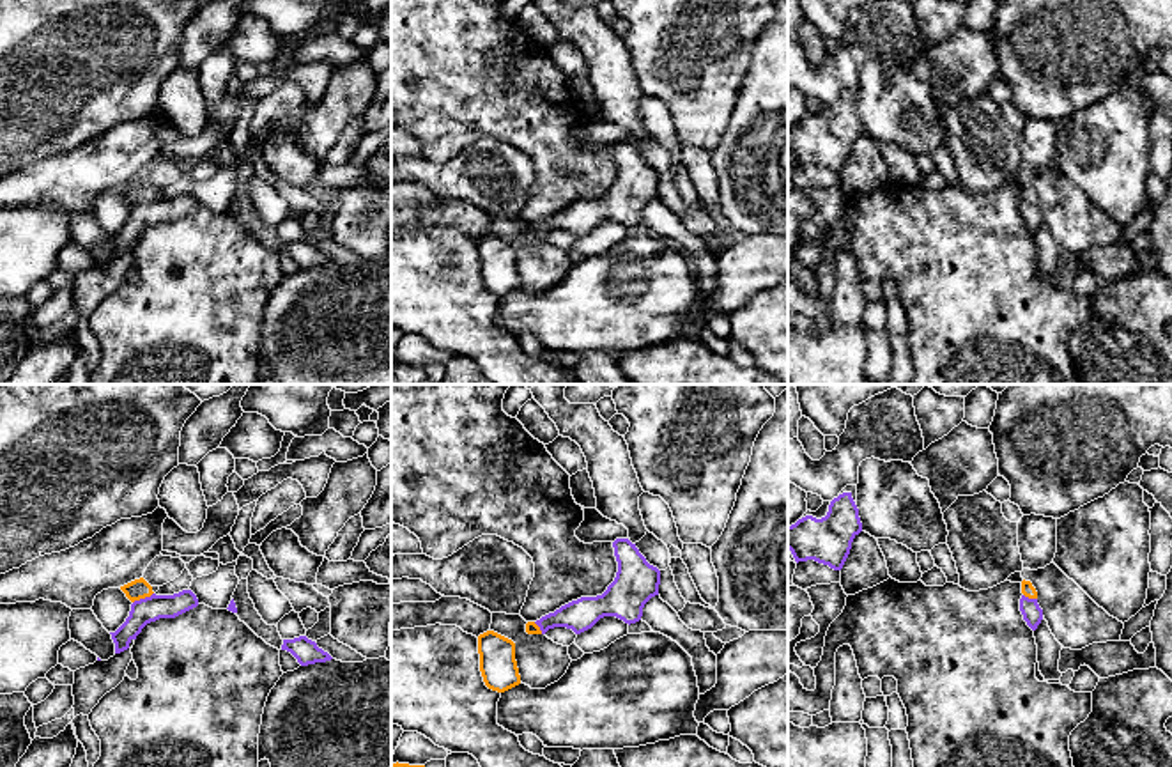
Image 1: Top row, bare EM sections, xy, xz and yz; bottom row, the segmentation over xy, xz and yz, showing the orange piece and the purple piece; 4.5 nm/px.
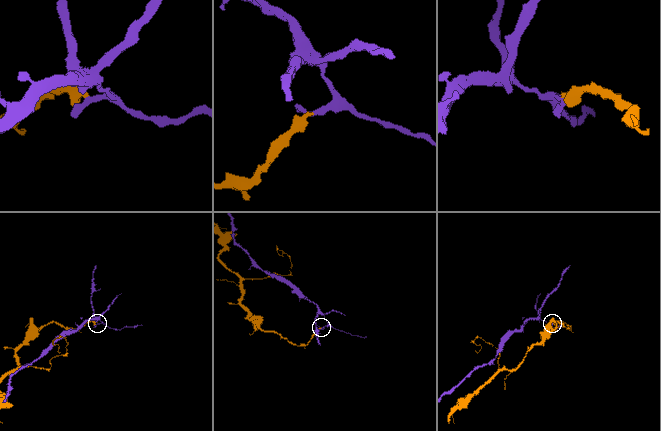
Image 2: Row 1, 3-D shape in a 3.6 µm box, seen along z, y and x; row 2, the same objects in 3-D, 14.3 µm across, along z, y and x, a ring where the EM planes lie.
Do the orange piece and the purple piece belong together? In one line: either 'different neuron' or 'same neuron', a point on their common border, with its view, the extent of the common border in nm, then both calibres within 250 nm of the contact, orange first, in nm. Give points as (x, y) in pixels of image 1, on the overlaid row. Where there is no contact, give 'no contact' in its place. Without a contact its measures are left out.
different neuron; meets orange in xy at (142, 597); contact 110 nm long; 90 nm thick on the orange side, 120 nm on the other

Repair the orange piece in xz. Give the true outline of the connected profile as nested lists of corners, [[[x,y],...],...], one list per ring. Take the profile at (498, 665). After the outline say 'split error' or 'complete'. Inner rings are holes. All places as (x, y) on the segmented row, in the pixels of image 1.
[[[494,631],[478,636],[480,671],[489,689],[505,693],[520,684],[515,643]]]; complete

